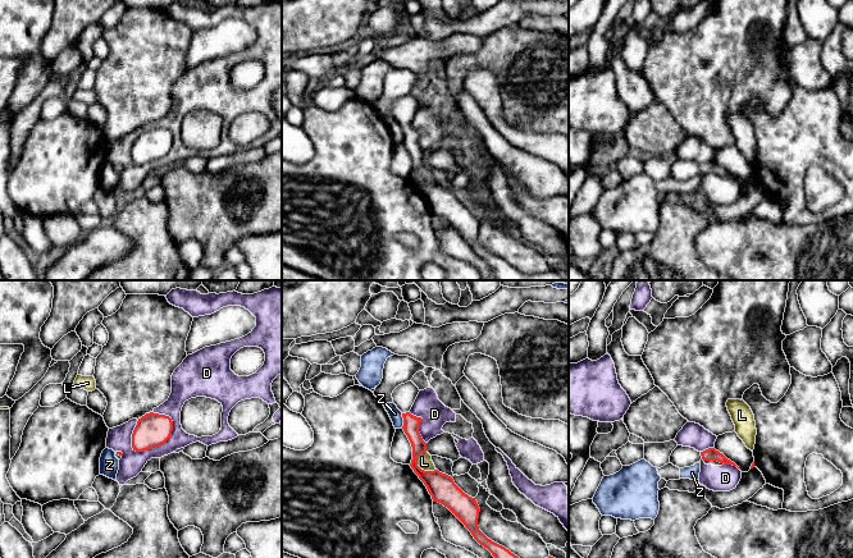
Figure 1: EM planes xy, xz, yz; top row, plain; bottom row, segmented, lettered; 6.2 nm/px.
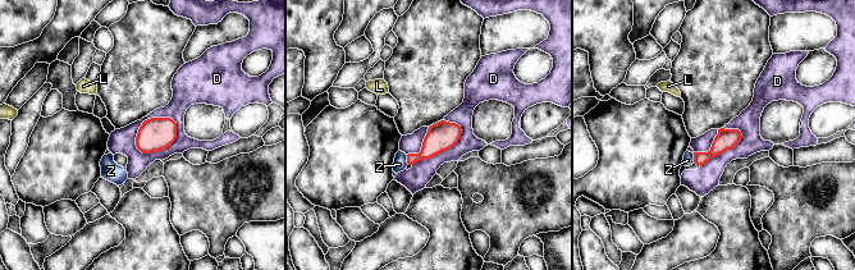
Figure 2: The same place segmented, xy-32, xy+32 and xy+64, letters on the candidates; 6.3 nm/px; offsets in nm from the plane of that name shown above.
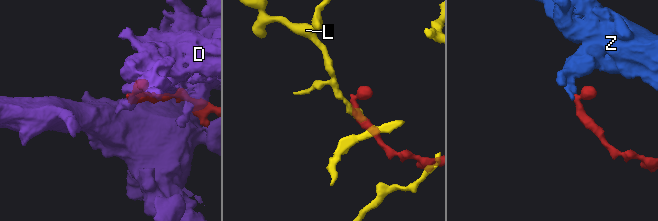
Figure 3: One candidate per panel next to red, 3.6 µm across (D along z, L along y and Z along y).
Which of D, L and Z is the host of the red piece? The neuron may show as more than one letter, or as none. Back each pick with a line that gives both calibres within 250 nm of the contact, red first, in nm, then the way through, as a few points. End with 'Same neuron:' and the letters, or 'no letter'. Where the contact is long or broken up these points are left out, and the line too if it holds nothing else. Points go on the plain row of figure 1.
Same neuron: no letter

